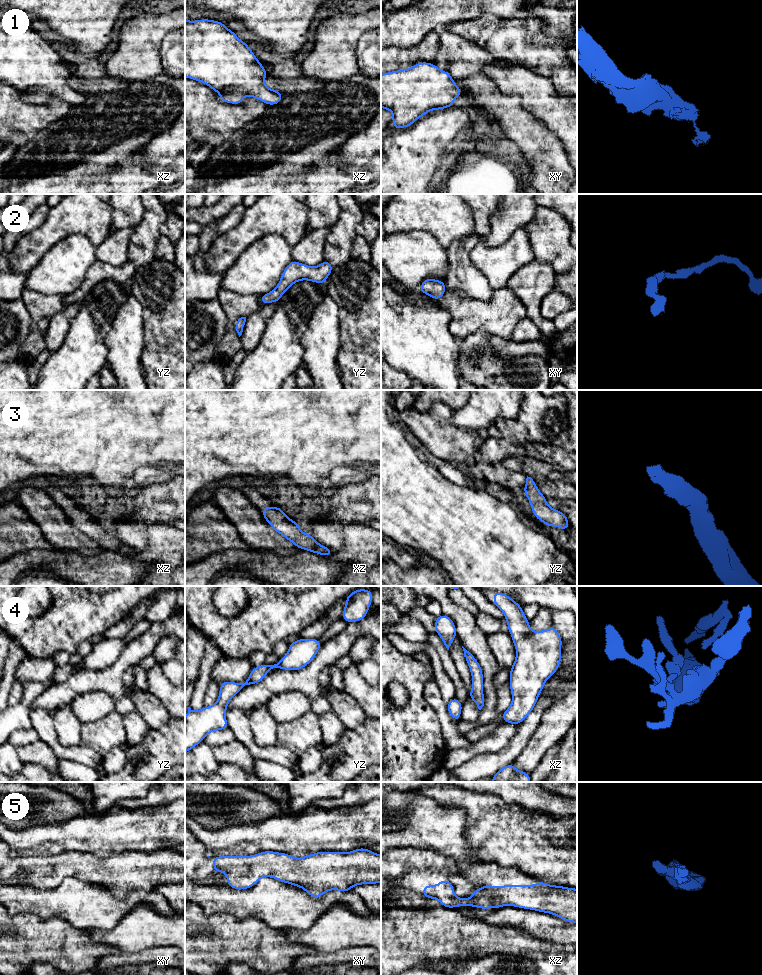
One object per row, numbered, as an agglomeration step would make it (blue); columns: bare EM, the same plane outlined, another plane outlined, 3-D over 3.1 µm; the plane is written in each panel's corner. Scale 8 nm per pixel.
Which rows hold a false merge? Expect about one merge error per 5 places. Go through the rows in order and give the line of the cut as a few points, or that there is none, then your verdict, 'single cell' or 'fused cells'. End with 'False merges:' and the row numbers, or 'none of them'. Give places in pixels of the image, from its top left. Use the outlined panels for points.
1: no cut; single cell
2: no cut; single cell
3: no cut; single cell
4: no cut; single cell
5: no cut; single cell
False merges: none of them

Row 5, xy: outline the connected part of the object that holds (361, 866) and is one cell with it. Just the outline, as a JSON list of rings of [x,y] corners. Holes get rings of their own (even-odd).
[[[367,848],[348,853],[319,851],[302,858],[275,851],[211,858],[213,871],[224,872],[228,887],[238,890],[253,887],[262,877],[272,877],[320,898],[330,890],[347,892],[357,885],[381,883],[381,855]]]

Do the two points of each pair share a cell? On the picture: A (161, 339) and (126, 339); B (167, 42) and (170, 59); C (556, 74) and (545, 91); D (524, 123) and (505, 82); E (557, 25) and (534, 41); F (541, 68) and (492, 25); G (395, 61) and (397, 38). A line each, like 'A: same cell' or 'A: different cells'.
A: different cells
B: same cell
C: different cells
D: different cells
E: different cells
F: same cell
G: different cells

